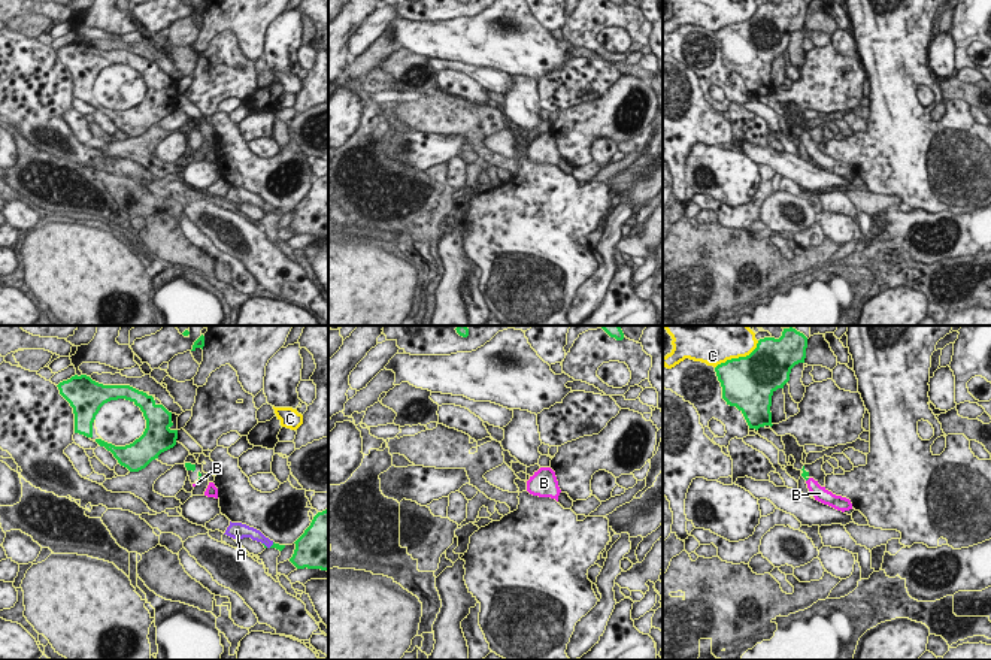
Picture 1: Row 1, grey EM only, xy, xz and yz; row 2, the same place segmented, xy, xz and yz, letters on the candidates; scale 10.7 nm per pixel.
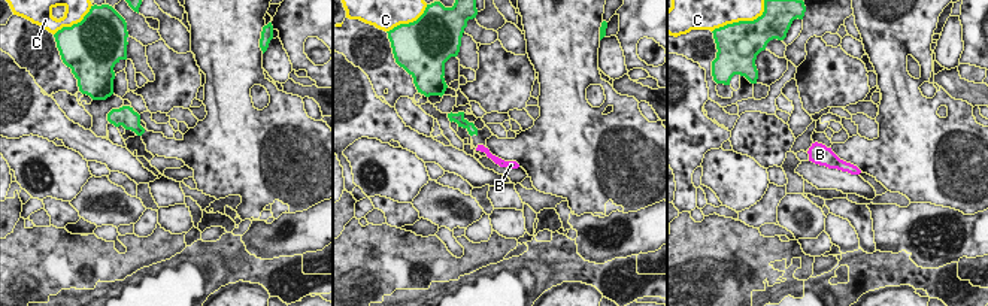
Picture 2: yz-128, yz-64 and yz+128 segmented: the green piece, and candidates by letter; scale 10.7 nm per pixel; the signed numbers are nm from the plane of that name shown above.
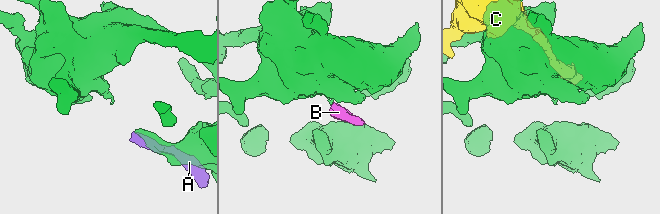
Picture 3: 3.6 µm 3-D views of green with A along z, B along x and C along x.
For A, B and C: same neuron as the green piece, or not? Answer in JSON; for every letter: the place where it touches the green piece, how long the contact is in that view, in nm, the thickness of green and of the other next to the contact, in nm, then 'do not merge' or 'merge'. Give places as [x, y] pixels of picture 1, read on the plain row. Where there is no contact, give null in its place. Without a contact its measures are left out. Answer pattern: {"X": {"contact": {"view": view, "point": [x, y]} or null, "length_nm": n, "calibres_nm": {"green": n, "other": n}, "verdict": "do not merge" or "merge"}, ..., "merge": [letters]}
{"A": {"contact": {"view": "xy", "point": [270, 212]}, "length_nm": 130, "calibres_nm": {"green": 60, "other": 130}, "verdict": "do not merge"}, "B": {"contact": null, "verdict": "merge"}, "C": {"contact": {"view": "yz", "point": [739, 23]}, "length_nm": 550, "calibres_nm": {"green": 500, "other": 320}, "verdict": "do not merge"}, "merge": ["B"]}

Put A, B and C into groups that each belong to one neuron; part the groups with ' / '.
A / B / C

